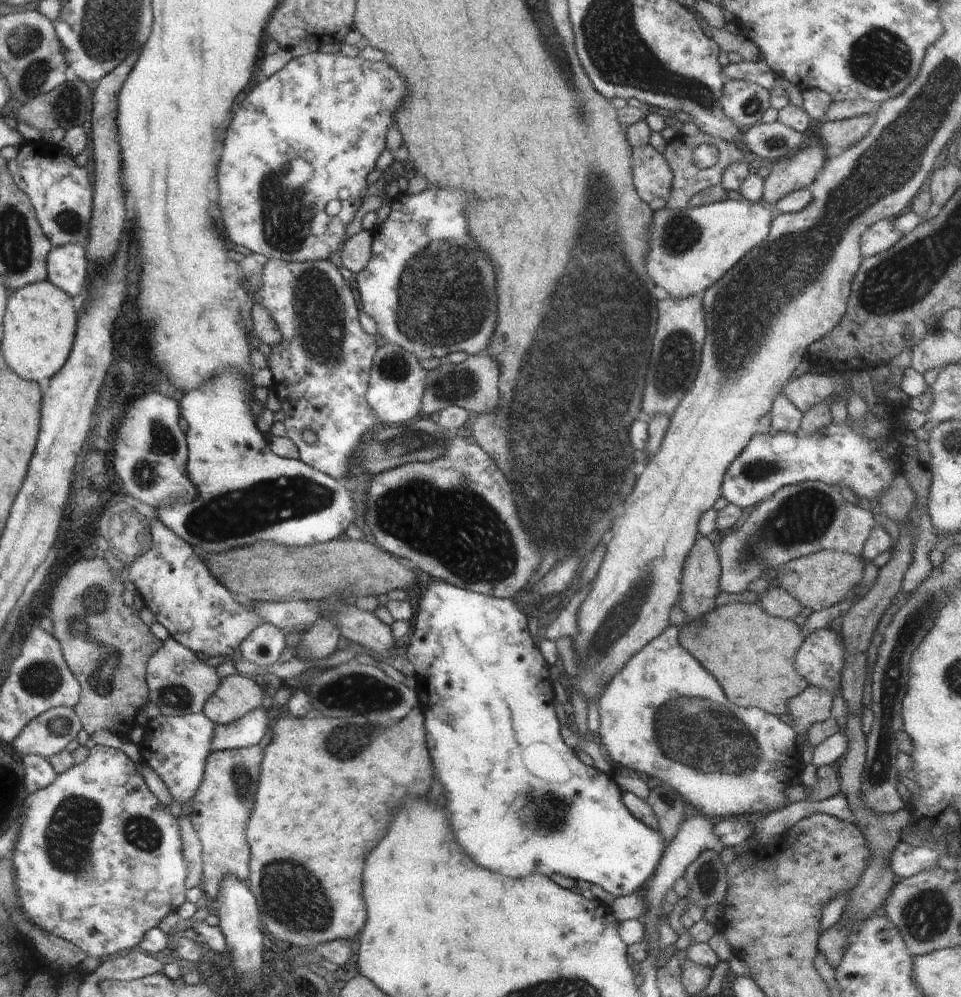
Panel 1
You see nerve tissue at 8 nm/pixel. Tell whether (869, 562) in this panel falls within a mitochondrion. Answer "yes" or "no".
no

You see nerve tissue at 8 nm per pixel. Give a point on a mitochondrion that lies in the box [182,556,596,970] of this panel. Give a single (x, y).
(295, 899)

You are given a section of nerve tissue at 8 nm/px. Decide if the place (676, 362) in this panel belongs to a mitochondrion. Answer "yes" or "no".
yes

